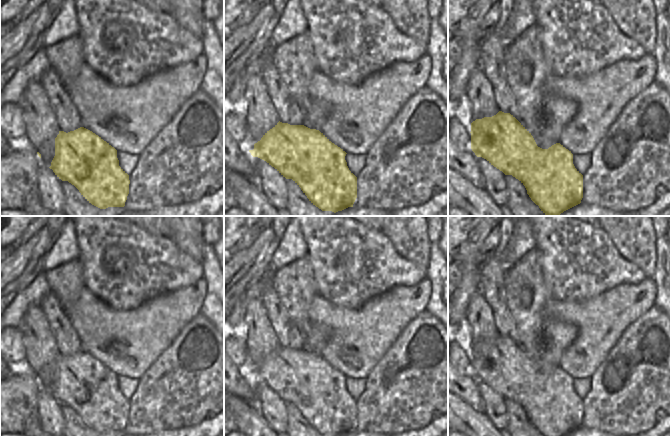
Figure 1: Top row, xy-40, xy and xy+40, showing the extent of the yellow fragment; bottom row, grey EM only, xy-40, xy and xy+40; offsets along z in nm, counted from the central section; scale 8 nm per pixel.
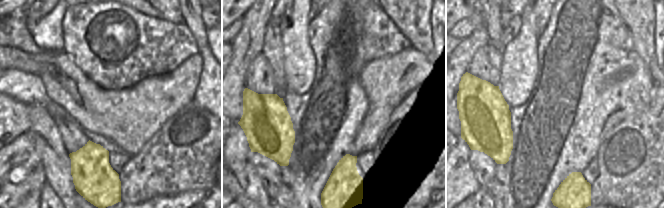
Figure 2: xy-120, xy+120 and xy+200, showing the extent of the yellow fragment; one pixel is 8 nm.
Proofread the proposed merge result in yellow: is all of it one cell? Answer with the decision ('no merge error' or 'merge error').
no merge error

